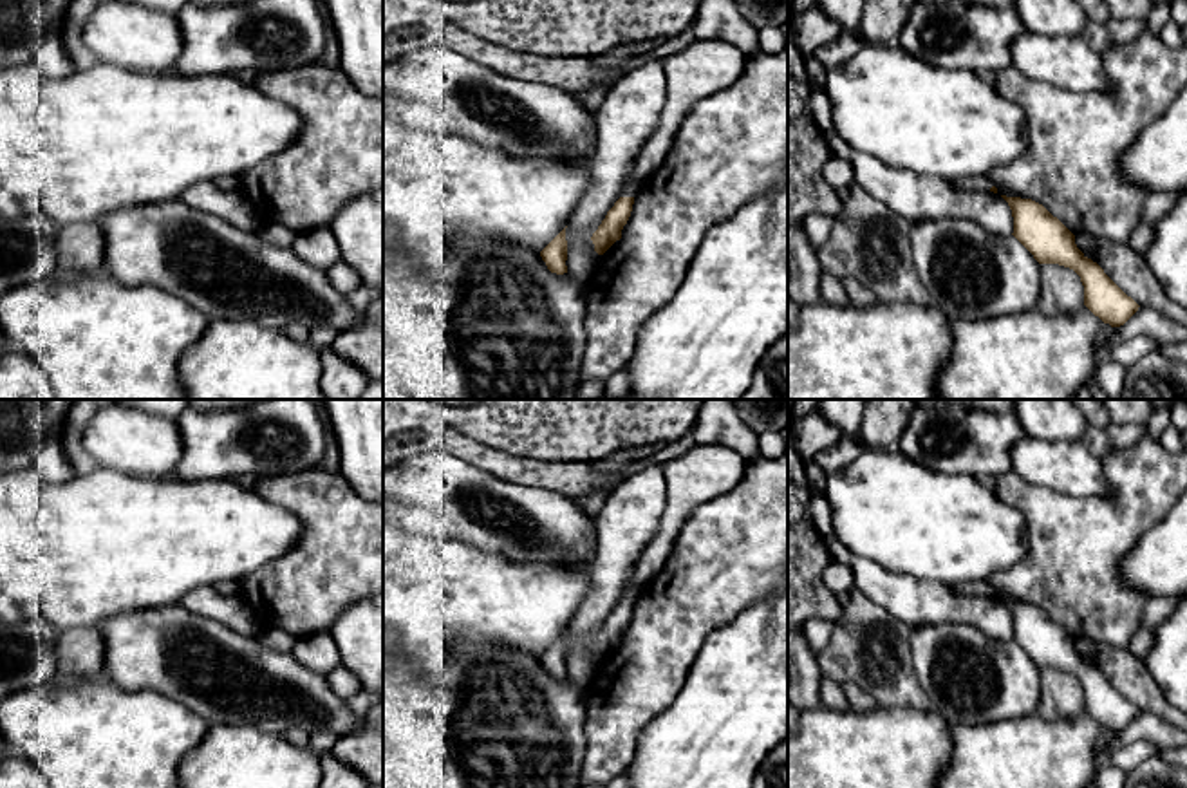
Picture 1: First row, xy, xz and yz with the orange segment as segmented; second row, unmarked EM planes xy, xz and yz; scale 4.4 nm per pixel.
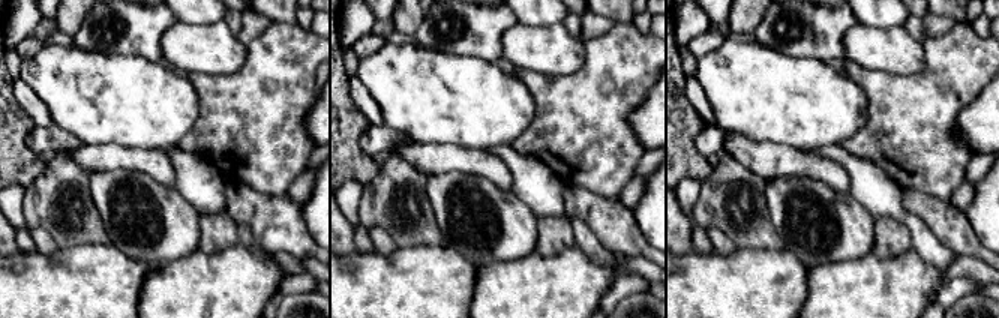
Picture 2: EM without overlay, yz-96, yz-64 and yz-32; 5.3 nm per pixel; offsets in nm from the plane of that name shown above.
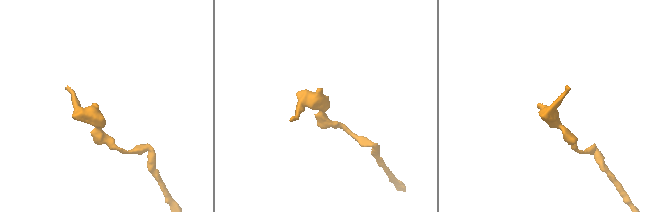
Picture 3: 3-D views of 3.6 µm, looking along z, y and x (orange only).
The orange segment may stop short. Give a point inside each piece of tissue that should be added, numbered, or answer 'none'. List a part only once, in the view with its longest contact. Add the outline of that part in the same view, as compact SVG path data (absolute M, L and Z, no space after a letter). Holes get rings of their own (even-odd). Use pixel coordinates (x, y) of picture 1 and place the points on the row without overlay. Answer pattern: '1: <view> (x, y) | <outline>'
1: xz (703, 472) | M694 443L661 470L667 481L667 506L656 537L638 558L622 602L636 602L641 589L663 569L690 511L732 492L744 477L748 461L719 445Z

